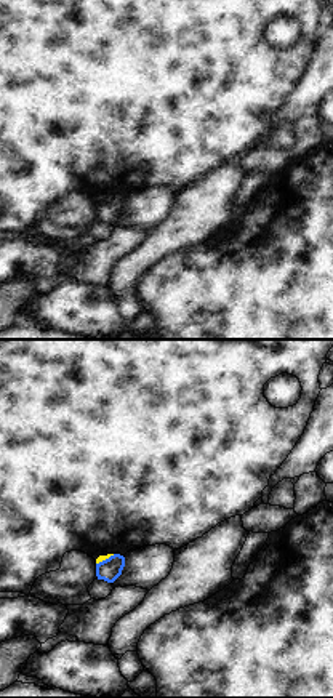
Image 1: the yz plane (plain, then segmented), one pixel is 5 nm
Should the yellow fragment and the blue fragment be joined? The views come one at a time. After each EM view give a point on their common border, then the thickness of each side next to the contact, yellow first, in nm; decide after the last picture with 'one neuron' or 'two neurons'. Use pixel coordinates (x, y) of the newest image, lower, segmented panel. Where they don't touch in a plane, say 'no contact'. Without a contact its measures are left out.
meets yellow at (104, 559); 30 nm thick on the yellow side, 110 nm on the other

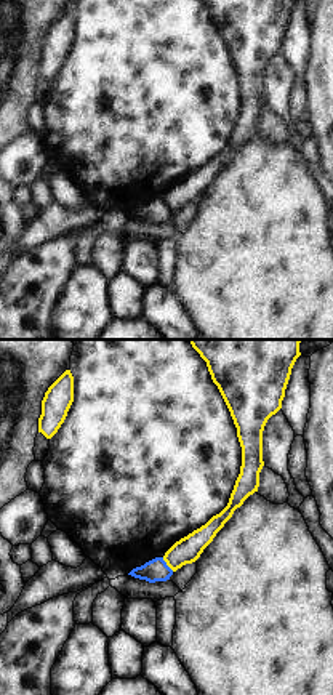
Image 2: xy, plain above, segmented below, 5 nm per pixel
meets yellow at (167, 564); 140 nm thick on the yellow side, 110 nm on the other

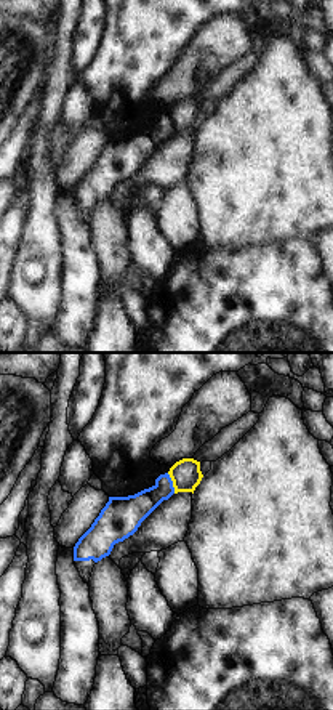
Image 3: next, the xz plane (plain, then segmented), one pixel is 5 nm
meets yellow at (173, 483); 150 nm thick on the yellow side, 150 nm on the other

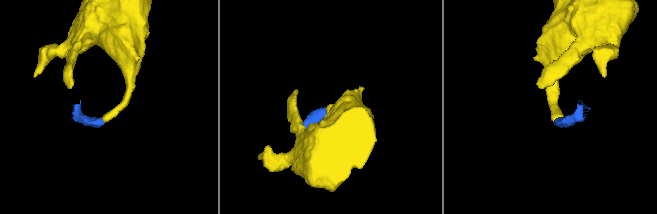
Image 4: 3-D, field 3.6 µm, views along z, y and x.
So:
two neurons

